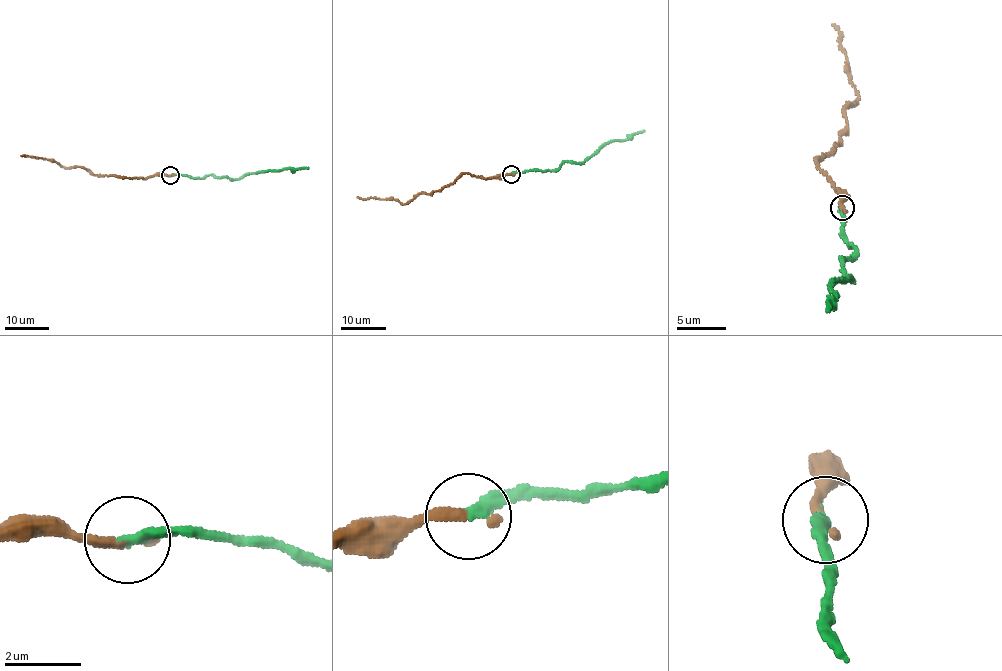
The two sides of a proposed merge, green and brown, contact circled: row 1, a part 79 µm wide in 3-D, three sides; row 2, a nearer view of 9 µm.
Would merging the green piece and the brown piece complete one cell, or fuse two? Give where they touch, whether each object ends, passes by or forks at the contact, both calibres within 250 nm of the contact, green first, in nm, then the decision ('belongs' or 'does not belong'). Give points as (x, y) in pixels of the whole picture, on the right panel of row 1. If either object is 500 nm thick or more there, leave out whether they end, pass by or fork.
at (842, 207); green ends there; brown ends there; 320 nm thick on the green side, 300 nm on the other; belongs

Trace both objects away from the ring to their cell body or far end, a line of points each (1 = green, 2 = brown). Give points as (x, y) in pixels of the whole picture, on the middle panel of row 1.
1: (510, 174), (555, 170), (565, 162), (584, 162), (609, 142), (628, 140), (644, 130)
2: (510, 174), (482, 178), (462, 173), (437, 191), (415, 195), (403, 204), (394, 199), (357, 196)

